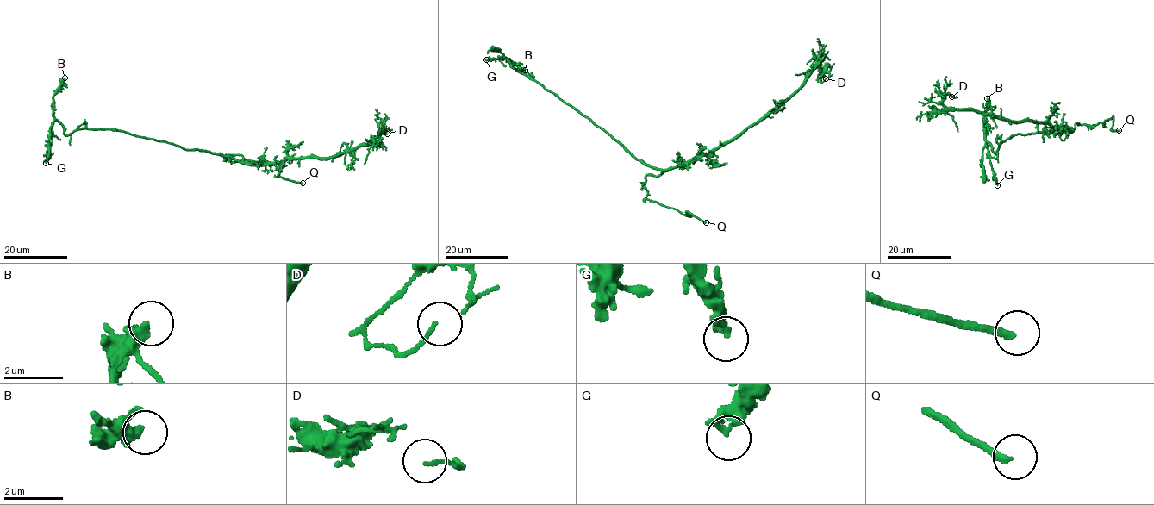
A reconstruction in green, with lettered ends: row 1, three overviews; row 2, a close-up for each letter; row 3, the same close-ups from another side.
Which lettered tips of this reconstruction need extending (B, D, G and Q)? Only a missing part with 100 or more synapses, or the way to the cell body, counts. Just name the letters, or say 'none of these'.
Q

